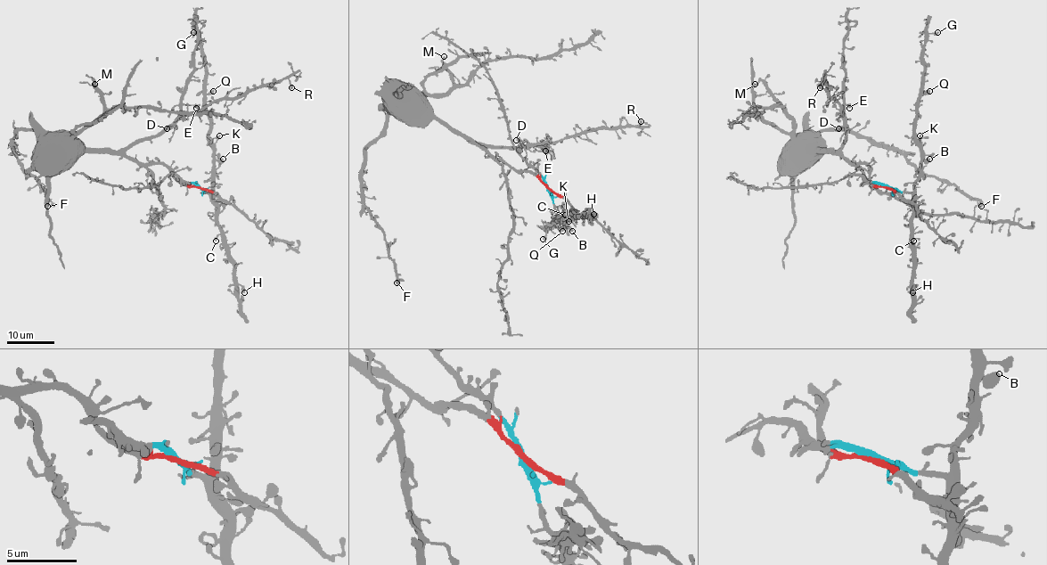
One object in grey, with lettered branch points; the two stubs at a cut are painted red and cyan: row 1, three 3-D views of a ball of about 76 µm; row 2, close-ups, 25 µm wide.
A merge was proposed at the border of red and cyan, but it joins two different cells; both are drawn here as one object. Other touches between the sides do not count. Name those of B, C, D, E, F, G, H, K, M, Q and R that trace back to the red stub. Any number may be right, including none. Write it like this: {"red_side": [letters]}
{"red_side": ["D", "E", "F", "M", "R"]}

